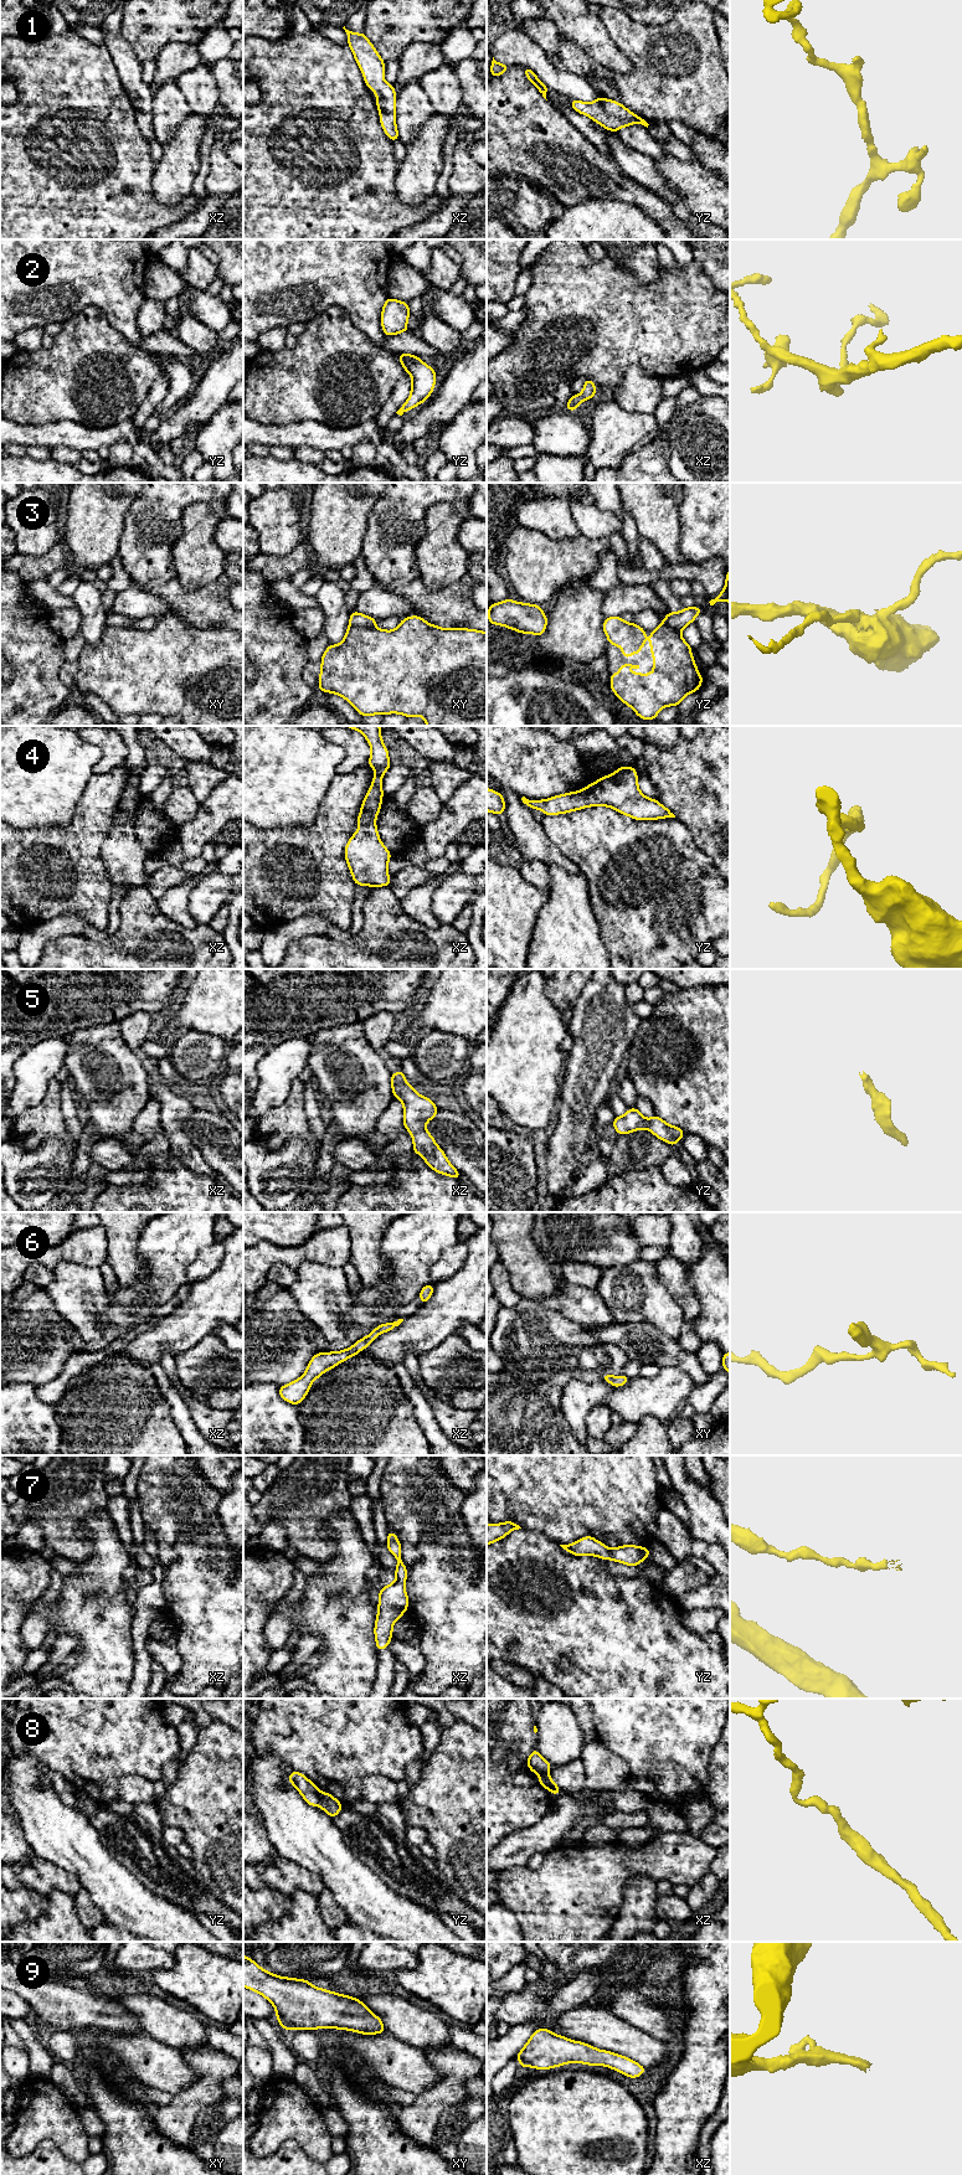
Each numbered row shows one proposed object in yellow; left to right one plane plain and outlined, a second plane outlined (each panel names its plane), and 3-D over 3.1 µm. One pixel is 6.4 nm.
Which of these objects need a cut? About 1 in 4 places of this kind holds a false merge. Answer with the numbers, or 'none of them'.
3, 8

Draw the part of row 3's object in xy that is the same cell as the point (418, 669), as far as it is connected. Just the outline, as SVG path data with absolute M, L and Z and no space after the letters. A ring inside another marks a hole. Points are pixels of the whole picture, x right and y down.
M417 615L403 618L393 630L349 627L340 644L329 644L321 656L320 664L318 690L344 697L364 717L400 713L406 717L421 716L427 726L487 726L487 632L465 628L444 629L429 624Z

